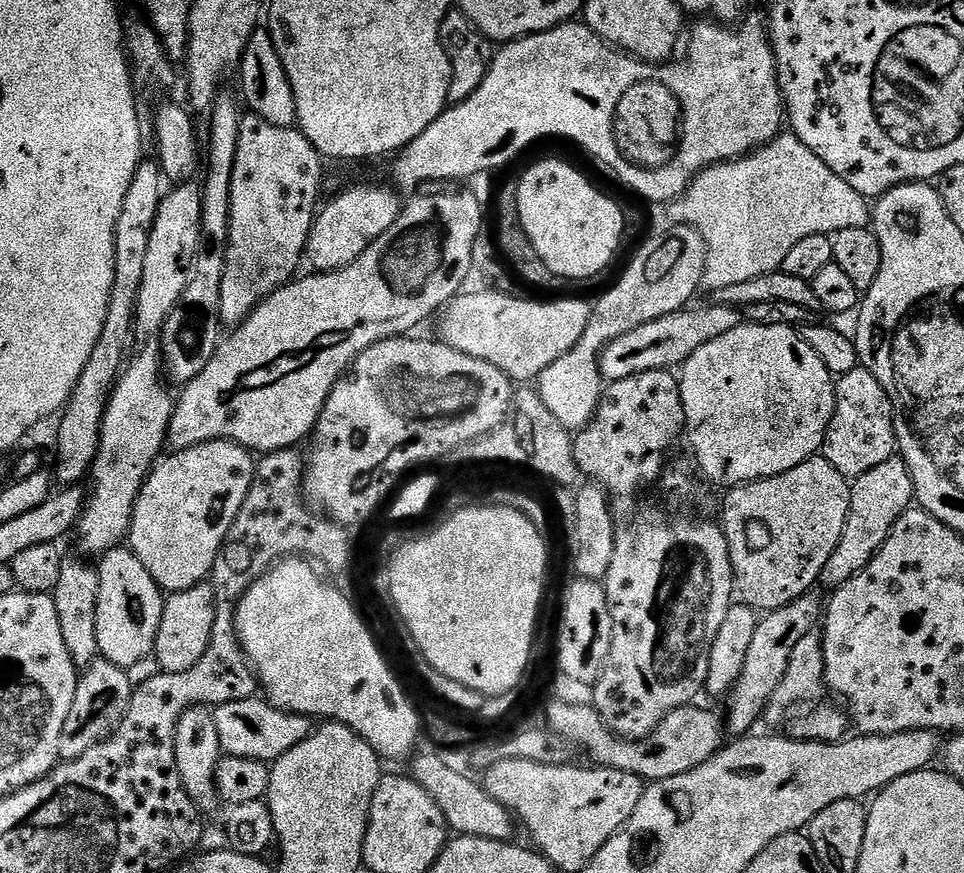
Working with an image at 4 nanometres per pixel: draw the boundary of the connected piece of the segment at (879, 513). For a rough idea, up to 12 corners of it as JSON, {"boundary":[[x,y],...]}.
{"boundary":[[899,455],[851,481],[822,584],[841,588],[878,554],[916,491]]}

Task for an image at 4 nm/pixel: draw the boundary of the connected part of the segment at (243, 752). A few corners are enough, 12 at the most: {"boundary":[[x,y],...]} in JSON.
{"boundary":[[264,698],[221,704],[221,753],[275,762],[314,729]]}

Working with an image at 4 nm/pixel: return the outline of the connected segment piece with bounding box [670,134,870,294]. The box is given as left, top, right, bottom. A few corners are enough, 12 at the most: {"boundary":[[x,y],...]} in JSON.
{"boundary":[[795,134],[671,201],[705,289],[779,272],[870,204]]}

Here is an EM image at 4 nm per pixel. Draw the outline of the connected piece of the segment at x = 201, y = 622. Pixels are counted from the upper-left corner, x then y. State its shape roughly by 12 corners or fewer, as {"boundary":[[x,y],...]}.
{"boundary":[[211,583],[171,593],[158,622],[160,671],[182,674],[206,654]]}

